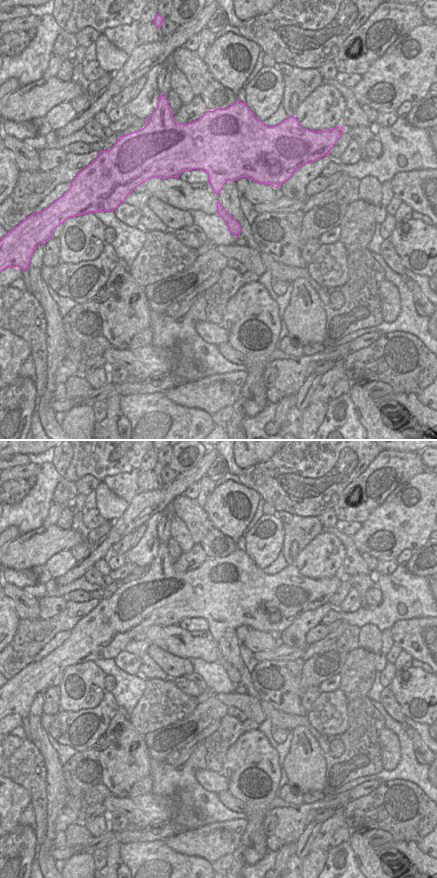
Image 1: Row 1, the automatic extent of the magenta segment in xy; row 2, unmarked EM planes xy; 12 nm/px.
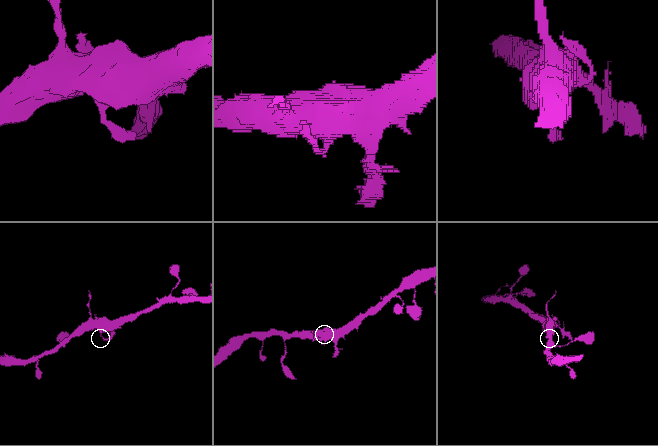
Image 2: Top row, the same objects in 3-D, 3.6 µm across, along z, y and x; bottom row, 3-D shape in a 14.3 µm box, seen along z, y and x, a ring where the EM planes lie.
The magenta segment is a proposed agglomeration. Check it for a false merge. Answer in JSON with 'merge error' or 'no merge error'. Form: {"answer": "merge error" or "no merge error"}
{"answer": "merge error"}

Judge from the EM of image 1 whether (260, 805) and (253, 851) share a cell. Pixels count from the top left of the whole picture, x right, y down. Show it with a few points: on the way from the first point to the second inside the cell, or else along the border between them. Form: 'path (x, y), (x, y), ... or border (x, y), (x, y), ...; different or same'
path (256, 816), (256, 840); same

